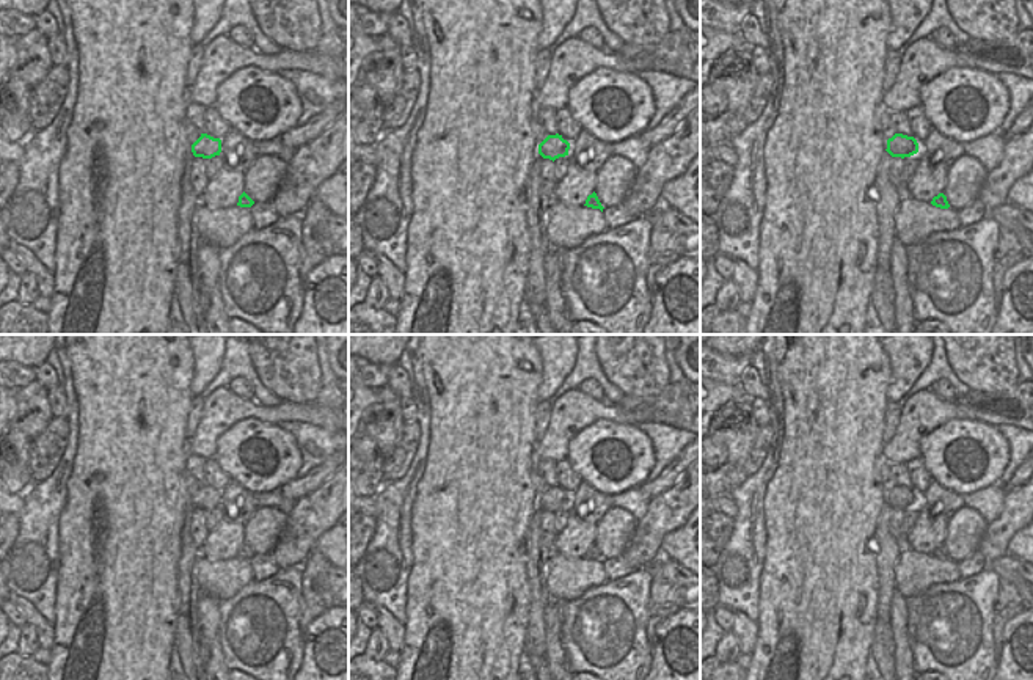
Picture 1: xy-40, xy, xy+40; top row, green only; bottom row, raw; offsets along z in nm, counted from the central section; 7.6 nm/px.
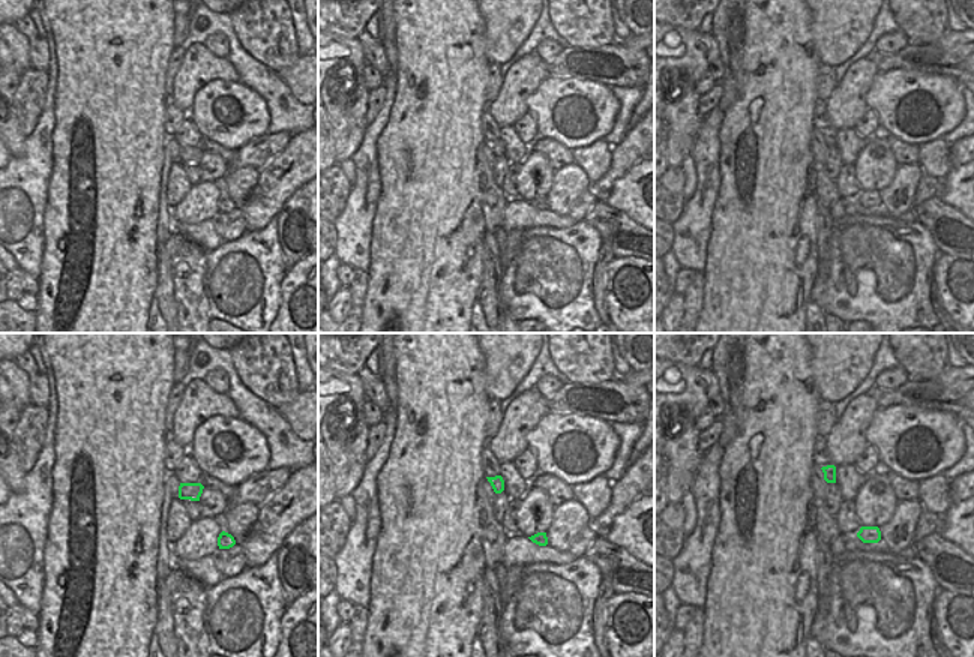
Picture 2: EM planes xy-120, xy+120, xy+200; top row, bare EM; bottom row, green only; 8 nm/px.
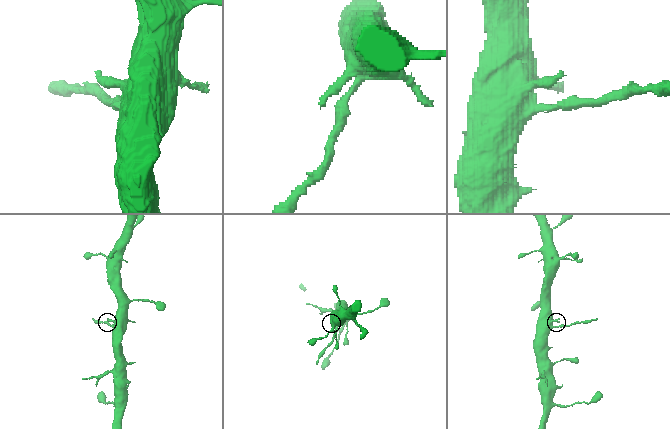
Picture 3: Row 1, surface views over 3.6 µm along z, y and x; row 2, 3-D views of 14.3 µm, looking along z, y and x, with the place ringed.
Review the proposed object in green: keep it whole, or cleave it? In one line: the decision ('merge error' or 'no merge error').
merge error

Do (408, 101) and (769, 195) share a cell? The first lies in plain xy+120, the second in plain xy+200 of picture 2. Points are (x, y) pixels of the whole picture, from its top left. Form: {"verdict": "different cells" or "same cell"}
{"verdict": "same cell"}

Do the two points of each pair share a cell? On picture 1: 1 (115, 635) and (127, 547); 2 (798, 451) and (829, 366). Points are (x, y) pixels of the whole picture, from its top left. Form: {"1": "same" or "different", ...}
{"1": "same", "2": "same"}

